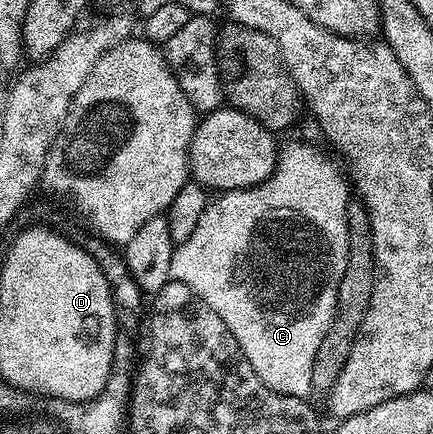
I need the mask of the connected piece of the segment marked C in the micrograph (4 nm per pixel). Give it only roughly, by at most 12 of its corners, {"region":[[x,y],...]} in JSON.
{"region":[[315,143],[172,255],[276,392],[313,395],[350,184]]}

